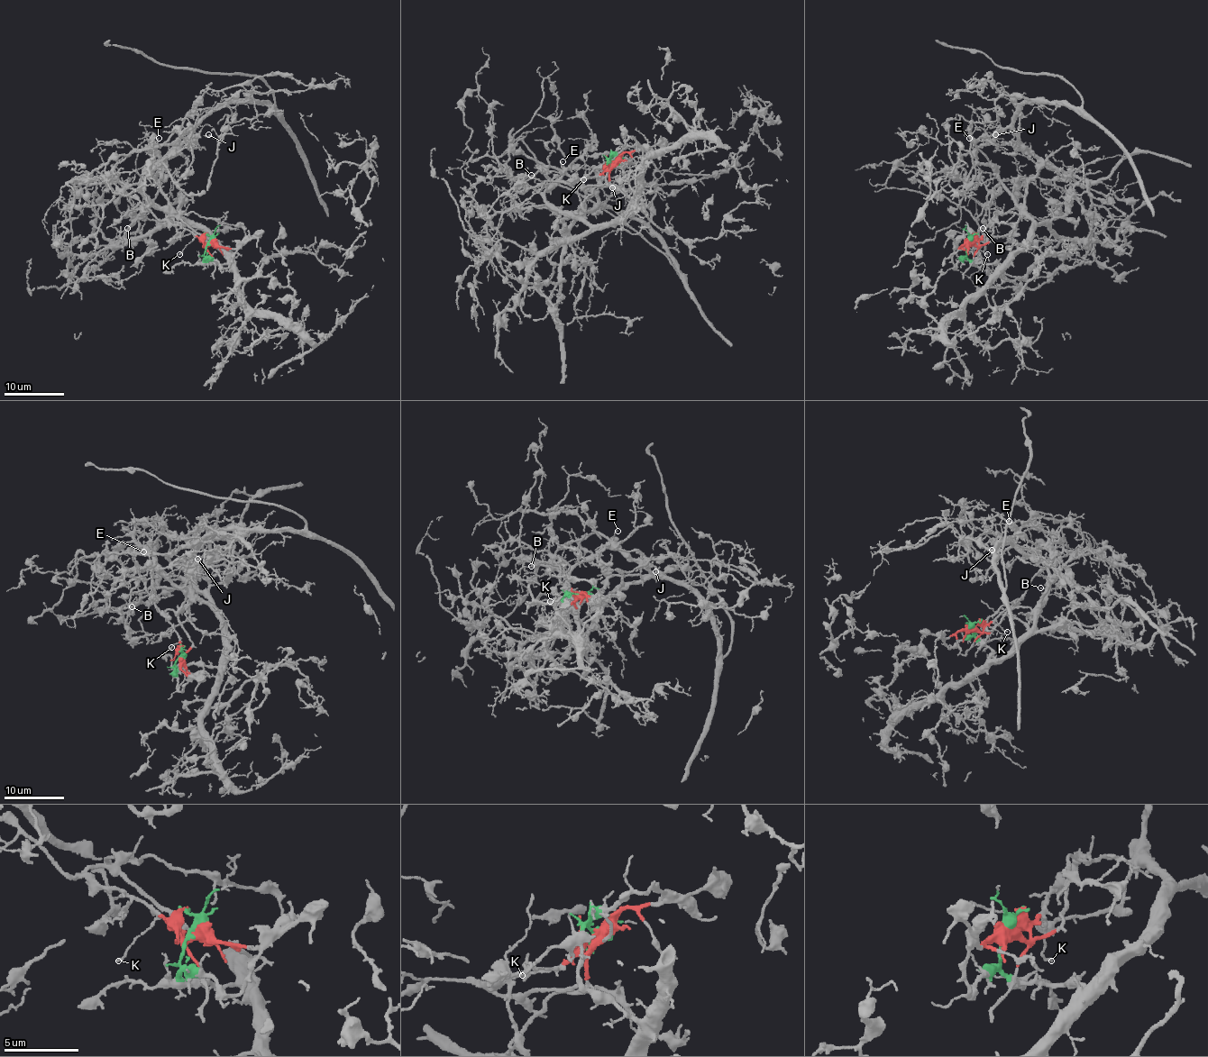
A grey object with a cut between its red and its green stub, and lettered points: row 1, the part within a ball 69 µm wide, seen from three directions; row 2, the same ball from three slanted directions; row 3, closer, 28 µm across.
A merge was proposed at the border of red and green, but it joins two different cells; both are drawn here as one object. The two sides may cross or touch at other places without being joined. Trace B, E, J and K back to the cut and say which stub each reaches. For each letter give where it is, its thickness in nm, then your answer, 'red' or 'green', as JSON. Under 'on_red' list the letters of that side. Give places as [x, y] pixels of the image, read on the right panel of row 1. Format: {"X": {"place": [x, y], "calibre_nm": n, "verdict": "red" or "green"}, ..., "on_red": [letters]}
{"B": {"place": [983, 228], "calibre_nm": 110, "verdict": "red"}, "E": {"place": [969, 138], "calibre_nm": 110, "verdict": "red"}, "J": {"place": [995, 134], "calibre_nm": 160, "verdict": "red"}, "K": {"place": [987, 254], "calibre_nm": 150, "verdict": "red"}, "on_red": ["B", "E", "J", "K"]}

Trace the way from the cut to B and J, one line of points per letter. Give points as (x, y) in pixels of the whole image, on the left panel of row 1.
B: (212, 242), (179, 225), (161, 221), (140, 203), (113, 225), (119, 230), (128, 229)
J: (212, 242), (161, 221), (111, 177), (111, 170), (133, 150), (171, 144), (194, 130), (198, 135), (209, 134)

